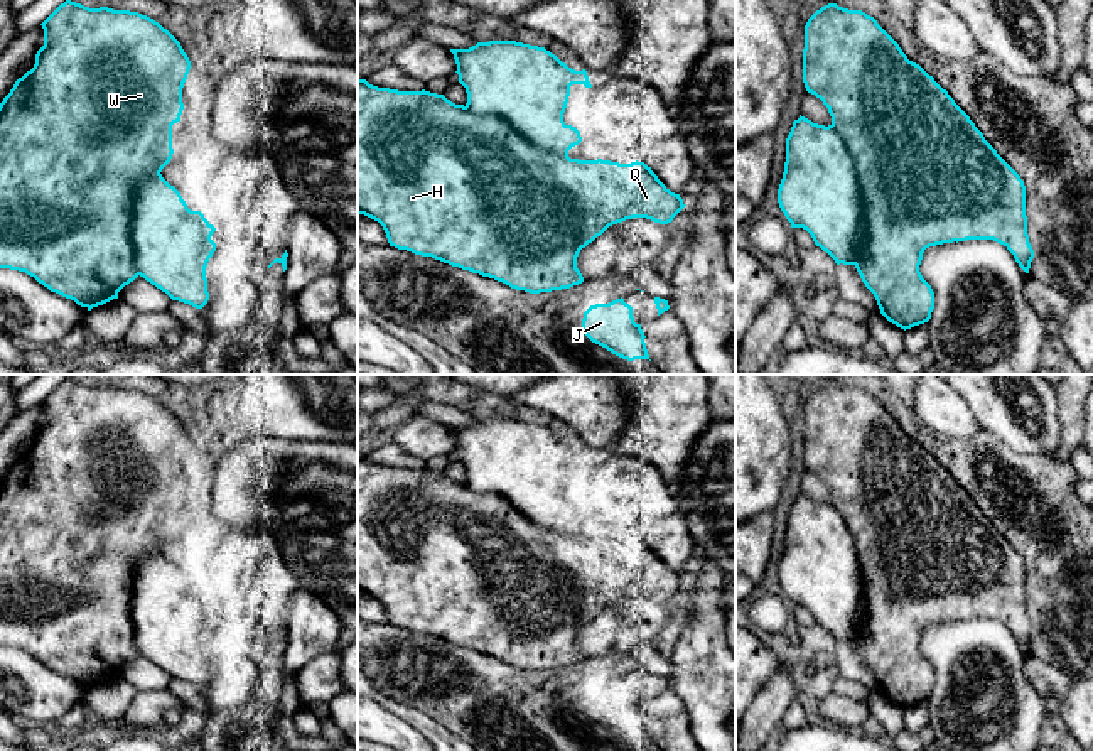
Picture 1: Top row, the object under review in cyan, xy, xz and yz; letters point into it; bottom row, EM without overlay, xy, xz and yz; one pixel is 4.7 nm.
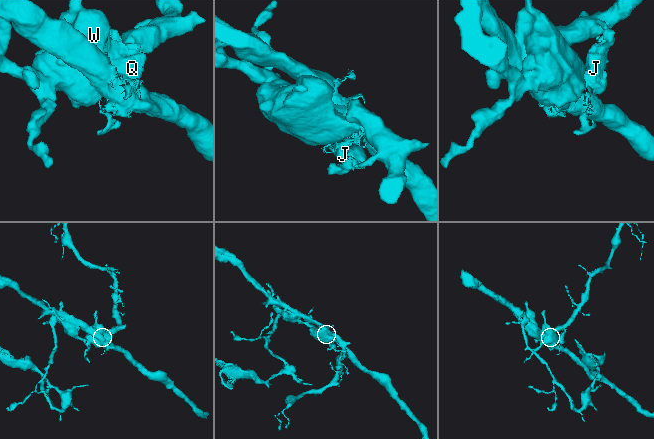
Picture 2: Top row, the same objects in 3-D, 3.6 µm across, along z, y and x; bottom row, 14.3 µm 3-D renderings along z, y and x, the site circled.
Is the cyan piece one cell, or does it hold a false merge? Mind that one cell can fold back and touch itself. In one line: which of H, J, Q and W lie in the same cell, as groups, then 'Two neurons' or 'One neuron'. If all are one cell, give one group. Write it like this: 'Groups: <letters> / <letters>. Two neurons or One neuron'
Groups: H Q W / J. Two neurons

